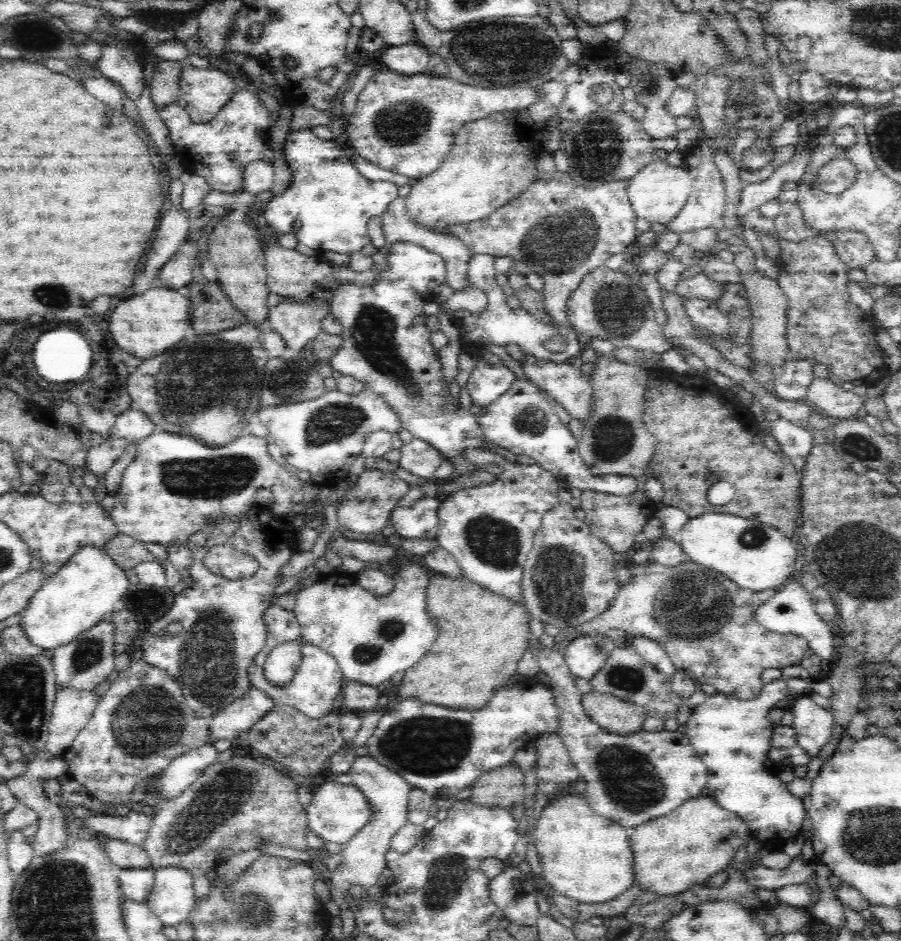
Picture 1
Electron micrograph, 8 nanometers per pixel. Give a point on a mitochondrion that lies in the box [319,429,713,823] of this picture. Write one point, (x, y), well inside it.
(427, 745)

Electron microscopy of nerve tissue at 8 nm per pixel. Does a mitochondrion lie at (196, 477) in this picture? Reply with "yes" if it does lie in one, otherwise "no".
yes

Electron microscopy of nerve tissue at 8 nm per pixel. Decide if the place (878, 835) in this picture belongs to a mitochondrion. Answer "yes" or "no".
yes

